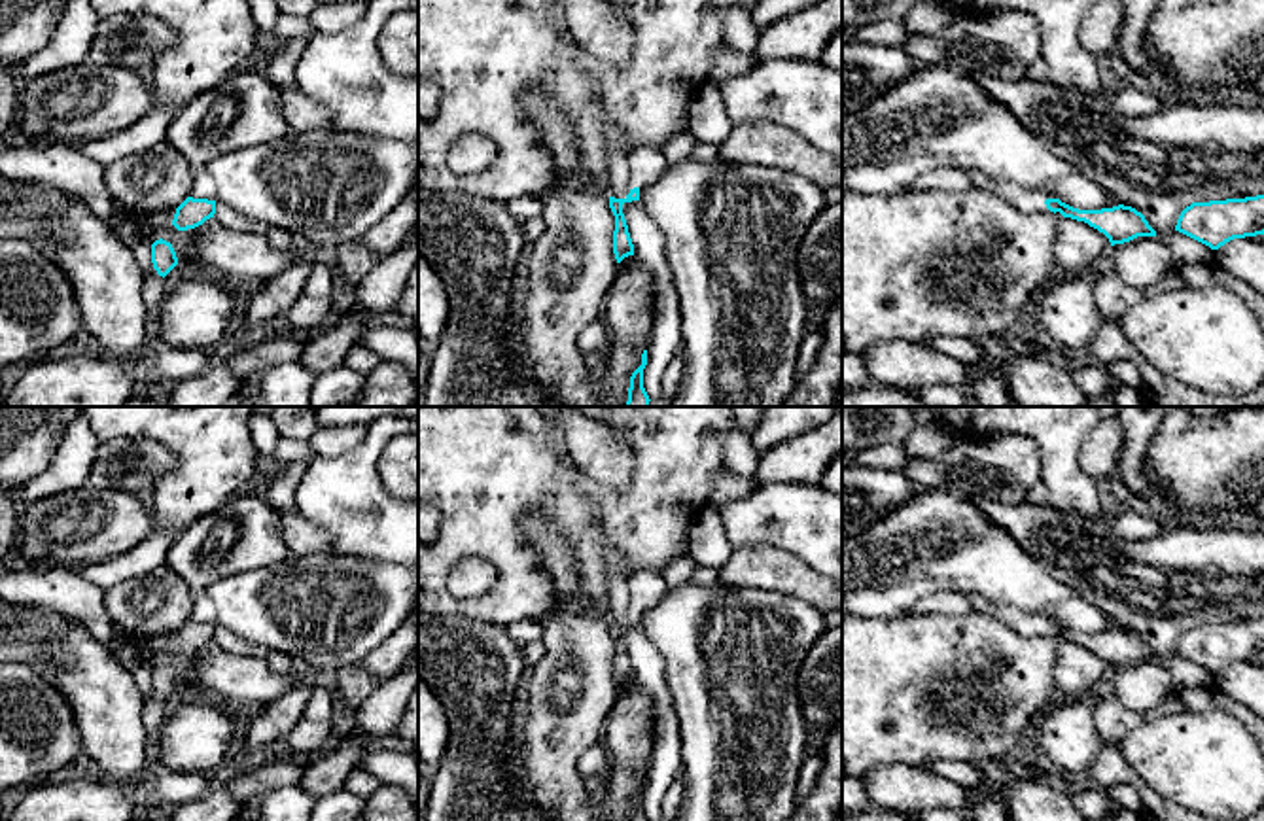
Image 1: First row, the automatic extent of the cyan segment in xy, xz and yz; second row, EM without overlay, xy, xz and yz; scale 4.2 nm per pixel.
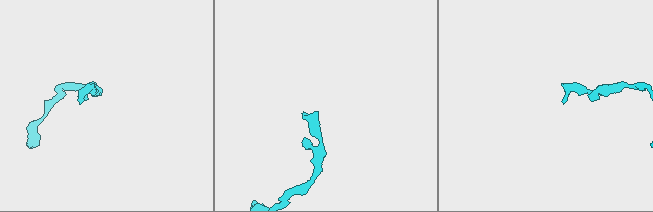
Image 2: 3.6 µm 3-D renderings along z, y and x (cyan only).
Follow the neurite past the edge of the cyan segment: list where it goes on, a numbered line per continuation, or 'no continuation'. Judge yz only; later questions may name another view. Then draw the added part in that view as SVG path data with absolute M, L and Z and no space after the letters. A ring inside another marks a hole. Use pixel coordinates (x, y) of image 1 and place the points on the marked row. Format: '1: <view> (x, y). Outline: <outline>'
1: yz (1028, 201). Outline: M967 168L965 174L969 176L974 187L980 187L980 189L986 189L990 193L1003 197L1005 201L1009 201L1022 212L1035 214L1035 212L1048 210L1039 191L1027 191L1010 182L992 178L978 168Z

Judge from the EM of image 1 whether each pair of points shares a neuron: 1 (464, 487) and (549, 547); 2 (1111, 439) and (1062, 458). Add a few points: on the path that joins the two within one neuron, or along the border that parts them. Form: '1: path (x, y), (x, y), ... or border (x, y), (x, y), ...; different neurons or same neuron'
1: border (536, 509), (521, 519), (521, 530), (542, 566); different neurons
2: border (1094, 426), (1083, 439), (1079, 464), (1096, 481); different neurons

